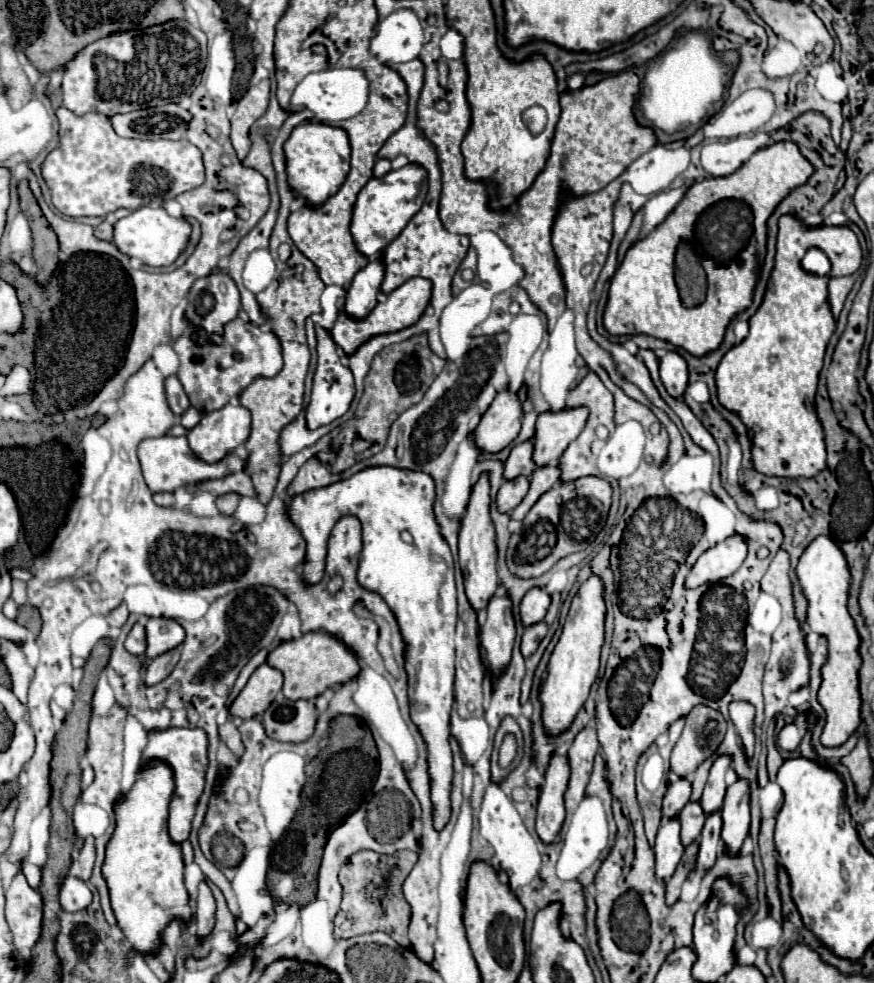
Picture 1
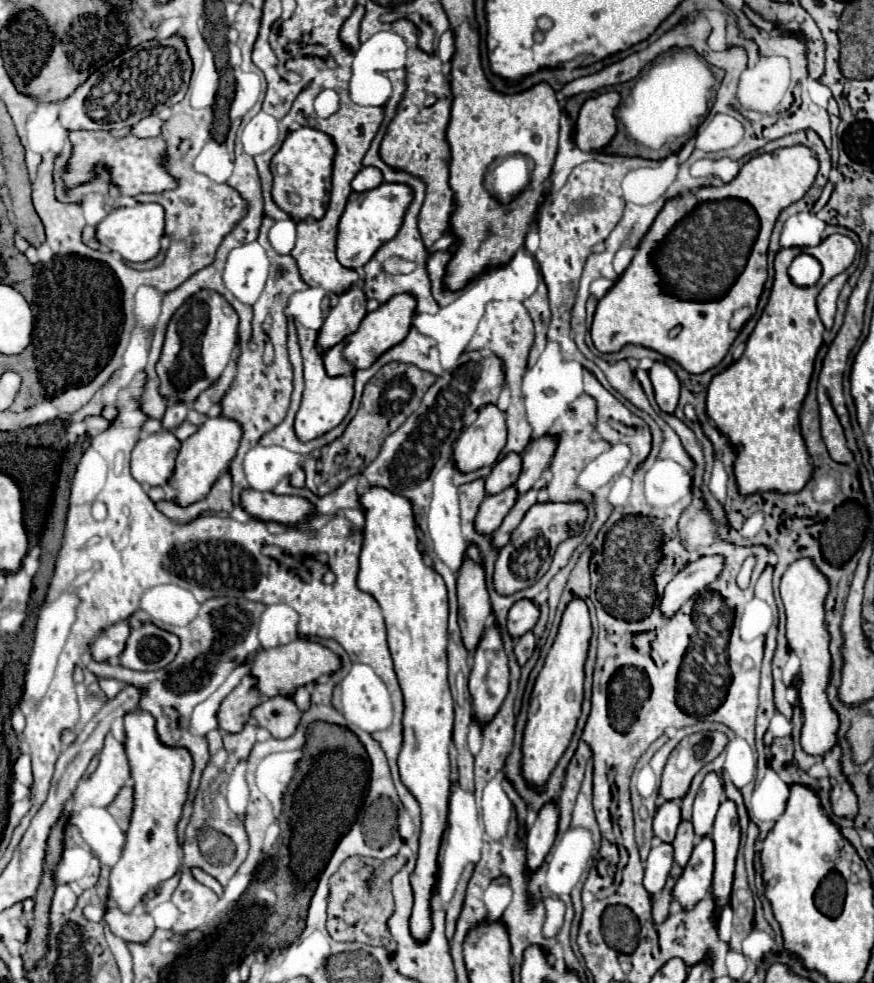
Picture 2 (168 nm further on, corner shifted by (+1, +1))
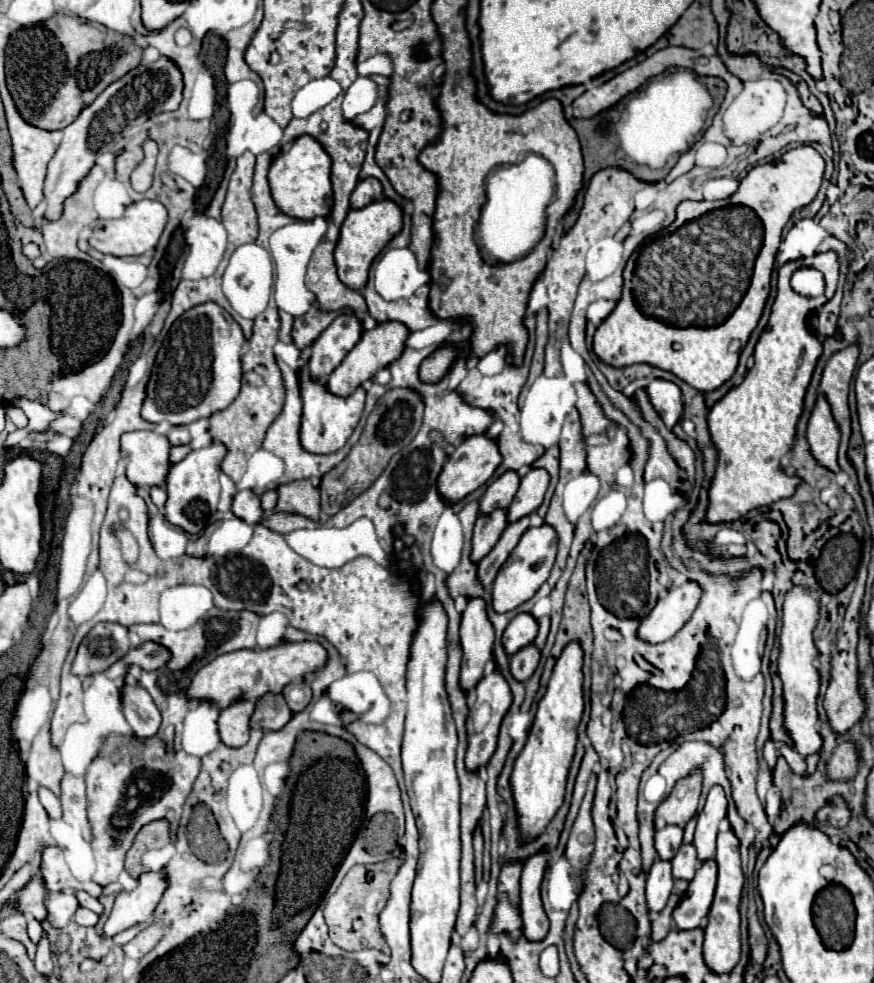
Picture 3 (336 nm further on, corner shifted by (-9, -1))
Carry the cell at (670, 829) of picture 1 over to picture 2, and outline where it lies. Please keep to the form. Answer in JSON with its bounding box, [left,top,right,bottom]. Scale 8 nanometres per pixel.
[643,842,673,896]

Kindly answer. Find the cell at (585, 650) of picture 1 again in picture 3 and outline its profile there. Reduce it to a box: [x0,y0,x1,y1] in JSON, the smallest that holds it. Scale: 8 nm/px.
[511,642,583,840]

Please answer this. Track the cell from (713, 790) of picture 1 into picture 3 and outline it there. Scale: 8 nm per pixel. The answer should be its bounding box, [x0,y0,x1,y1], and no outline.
[695,786,727,860]

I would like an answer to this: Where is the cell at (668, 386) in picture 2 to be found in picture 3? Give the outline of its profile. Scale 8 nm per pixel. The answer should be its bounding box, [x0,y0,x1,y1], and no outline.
[647,378,683,426]

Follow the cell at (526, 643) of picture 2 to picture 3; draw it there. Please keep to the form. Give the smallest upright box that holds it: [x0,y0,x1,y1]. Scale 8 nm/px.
[511,644,541,682]

